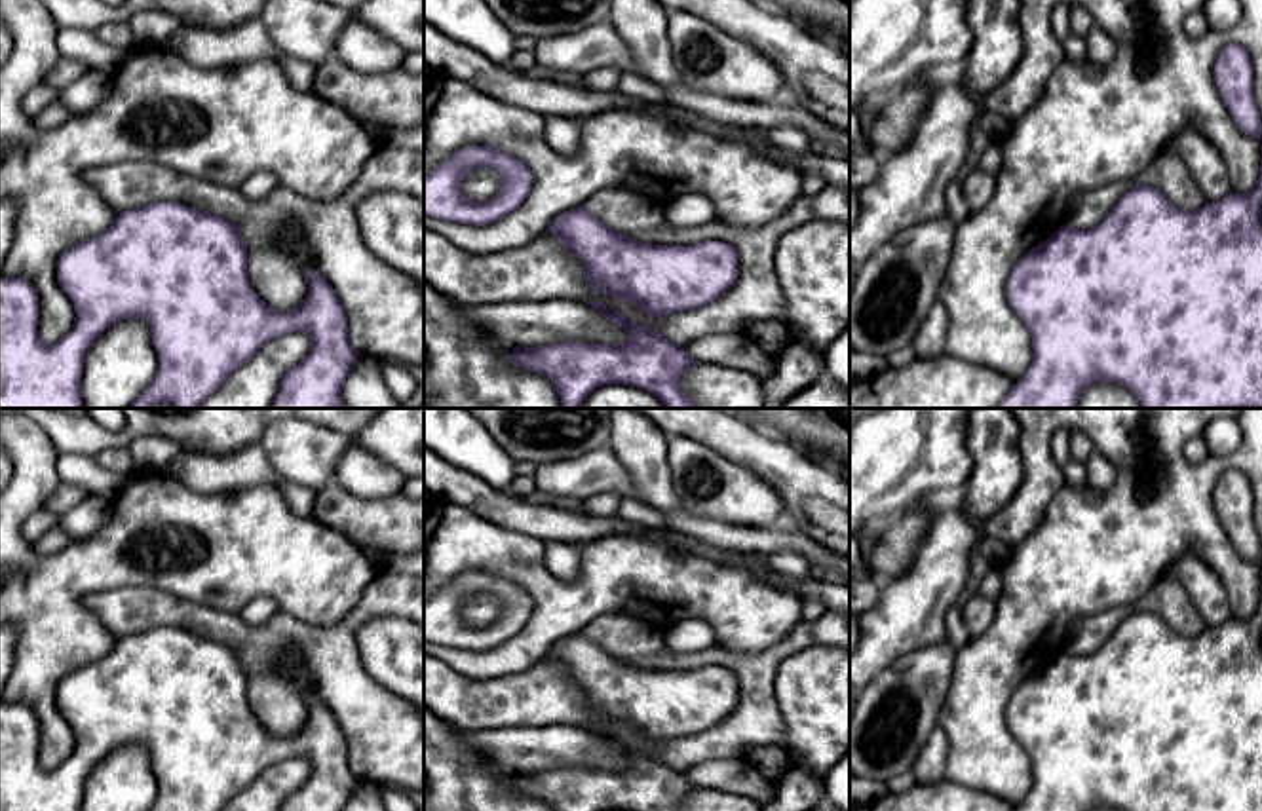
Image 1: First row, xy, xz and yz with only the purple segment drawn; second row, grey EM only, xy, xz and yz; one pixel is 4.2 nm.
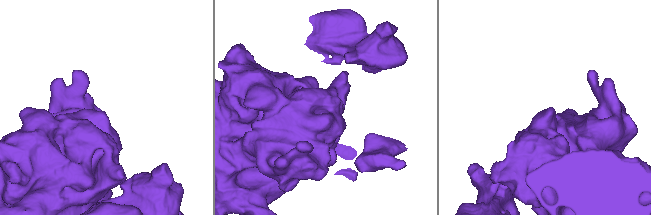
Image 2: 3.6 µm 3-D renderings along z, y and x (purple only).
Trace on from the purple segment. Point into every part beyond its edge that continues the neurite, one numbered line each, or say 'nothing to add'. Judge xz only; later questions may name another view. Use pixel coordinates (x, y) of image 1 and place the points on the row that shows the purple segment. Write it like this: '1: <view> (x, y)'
nothing to add

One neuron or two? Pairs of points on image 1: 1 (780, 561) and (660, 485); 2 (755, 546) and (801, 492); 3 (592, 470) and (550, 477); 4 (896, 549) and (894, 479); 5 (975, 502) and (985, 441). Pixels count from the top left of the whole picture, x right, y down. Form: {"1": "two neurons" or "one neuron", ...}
{"1": "two neurons", "2": "two neurons", "3": "one neuron", "4": "two neurons", "5": "one neuron"}

